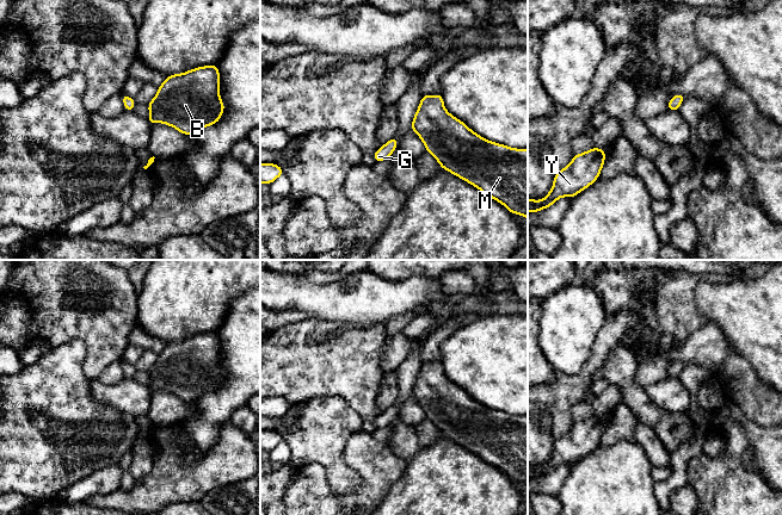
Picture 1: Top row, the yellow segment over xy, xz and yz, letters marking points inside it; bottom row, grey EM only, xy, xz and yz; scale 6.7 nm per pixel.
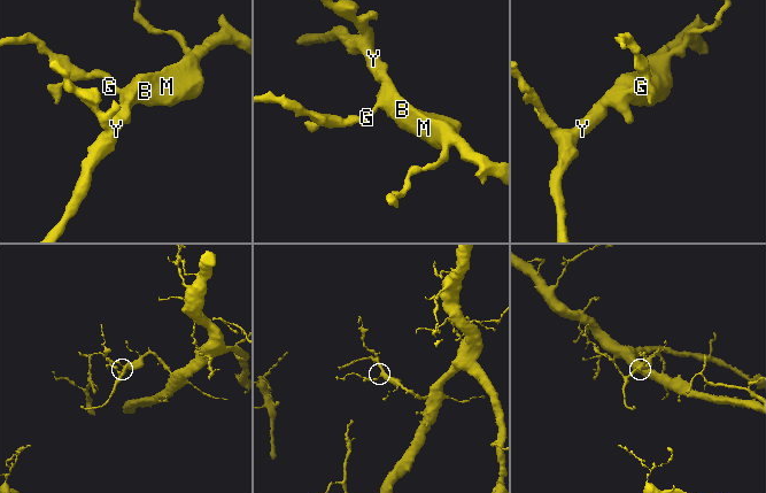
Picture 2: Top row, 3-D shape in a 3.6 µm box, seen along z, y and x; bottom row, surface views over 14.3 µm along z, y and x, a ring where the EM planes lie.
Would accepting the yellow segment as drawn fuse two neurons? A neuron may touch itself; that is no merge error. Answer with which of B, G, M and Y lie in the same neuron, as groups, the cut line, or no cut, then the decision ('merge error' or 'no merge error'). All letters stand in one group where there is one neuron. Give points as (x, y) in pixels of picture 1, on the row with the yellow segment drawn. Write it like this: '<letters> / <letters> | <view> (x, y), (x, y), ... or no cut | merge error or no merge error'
B G M Y | no cut | no merge error

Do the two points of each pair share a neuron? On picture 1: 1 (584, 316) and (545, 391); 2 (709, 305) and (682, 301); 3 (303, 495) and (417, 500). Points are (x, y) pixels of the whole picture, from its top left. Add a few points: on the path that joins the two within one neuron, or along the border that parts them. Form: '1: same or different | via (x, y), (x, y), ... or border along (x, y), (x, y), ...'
1: different | border along (584, 365), (574, 374), (556, 373)
2: different | border along (701, 280), (695, 289), (695, 306), (708, 322)
3: different | border along (401, 477), (390, 486), (380, 502)

